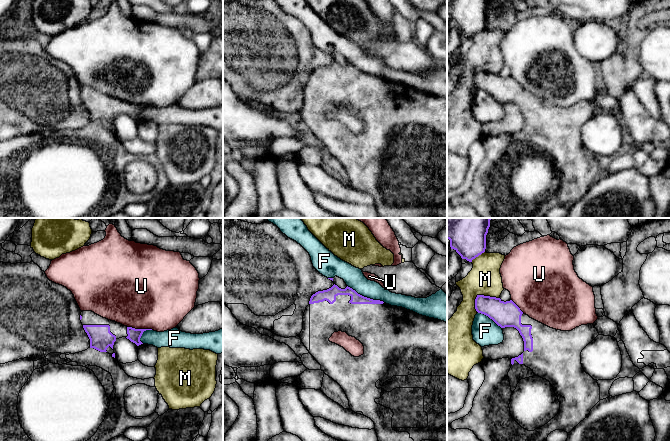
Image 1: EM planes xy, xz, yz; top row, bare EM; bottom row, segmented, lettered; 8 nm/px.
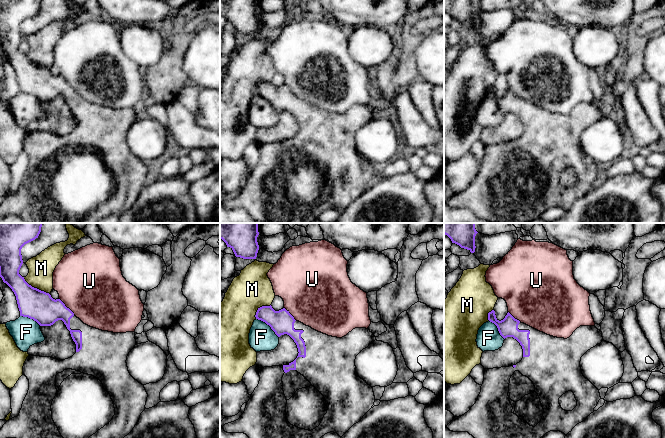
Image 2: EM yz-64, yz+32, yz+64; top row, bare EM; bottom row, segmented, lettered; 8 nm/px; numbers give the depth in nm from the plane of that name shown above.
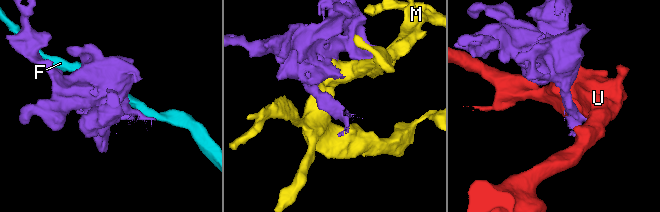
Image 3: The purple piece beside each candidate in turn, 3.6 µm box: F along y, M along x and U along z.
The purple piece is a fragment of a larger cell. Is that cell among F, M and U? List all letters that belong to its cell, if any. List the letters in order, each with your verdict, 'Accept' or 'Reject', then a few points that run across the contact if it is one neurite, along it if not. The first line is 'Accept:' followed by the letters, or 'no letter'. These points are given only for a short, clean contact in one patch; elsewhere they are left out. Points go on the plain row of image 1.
Accept: no letter
F: Reject
M: Reject
U: Reject

